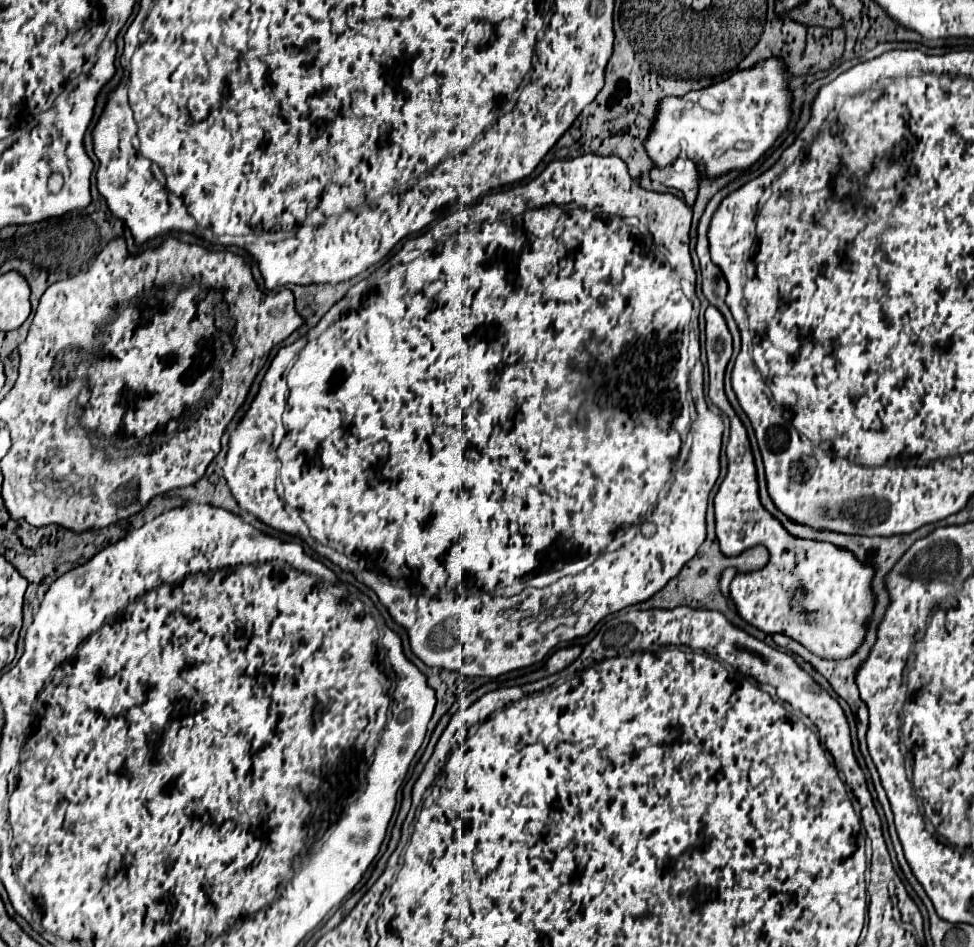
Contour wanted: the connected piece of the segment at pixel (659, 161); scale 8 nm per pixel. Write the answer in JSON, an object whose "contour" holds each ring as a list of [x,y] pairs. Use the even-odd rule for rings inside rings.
{"contour":[[[763,58],[759,66],[741,70],[715,86],[691,90],[685,96],[663,98],[643,142],[651,162],[663,168],[685,152],[697,166],[705,166],[703,176],[709,180],[731,170],[751,168],[789,126],[793,106],[789,80],[787,66],[779,58]]]}

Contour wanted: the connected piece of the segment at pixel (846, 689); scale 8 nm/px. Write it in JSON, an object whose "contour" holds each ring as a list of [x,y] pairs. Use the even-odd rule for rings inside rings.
{"contour":[[[773,634],[773,642],[777,644],[777,646],[783,646],[783,648],[789,648],[791,652],[795,652],[795,654],[799,654],[805,662],[809,662],[819,674],[823,674],[825,678],[827,678],[827,682],[833,686],[833,690],[851,706],[851,710],[853,710],[853,714],[855,714],[855,718],[857,718],[857,736],[859,736],[859,746],[861,746],[861,752],[863,752],[863,756],[865,756],[865,762],[867,762],[867,768],[869,768],[869,772],[871,772],[871,778],[879,778],[879,774],[877,774],[877,770],[875,770],[875,764],[873,764],[873,760],[871,760],[871,756],[869,756],[869,752],[867,752],[867,740],[865,740],[865,734],[867,734],[867,726],[869,726],[869,714],[867,714],[867,706],[861,702],[861,698],[859,698],[859,690],[857,690],[857,686],[855,686],[855,670],[859,670],[859,666],[861,666],[861,662],[863,660],[867,660],[867,654],[871,652],[869,650],[869,646],[865,644],[863,648],[859,648],[851,658],[847,658],[847,660],[823,660],[823,658],[817,658],[817,656],[813,656],[809,650],[805,650],[803,646],[797,646],[797,642],[795,640],[791,640],[789,636],[783,636],[783,634]]]}

